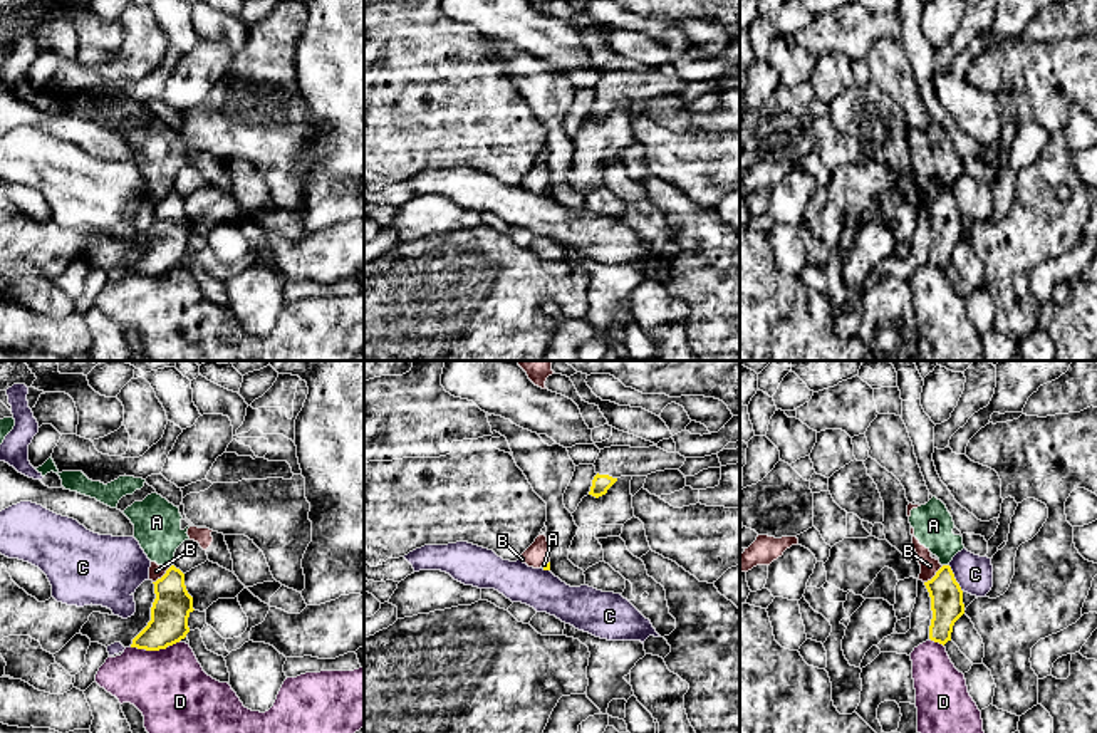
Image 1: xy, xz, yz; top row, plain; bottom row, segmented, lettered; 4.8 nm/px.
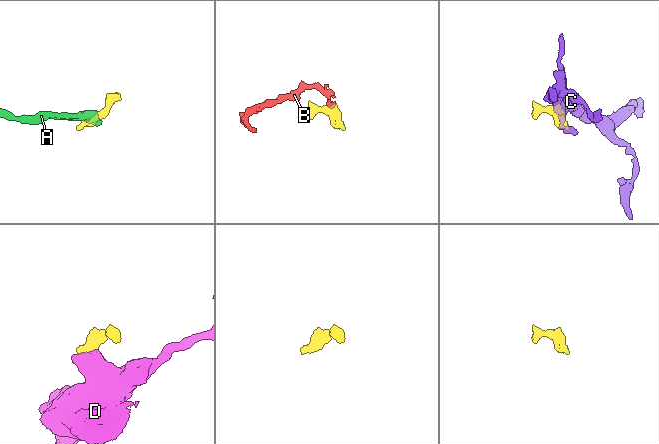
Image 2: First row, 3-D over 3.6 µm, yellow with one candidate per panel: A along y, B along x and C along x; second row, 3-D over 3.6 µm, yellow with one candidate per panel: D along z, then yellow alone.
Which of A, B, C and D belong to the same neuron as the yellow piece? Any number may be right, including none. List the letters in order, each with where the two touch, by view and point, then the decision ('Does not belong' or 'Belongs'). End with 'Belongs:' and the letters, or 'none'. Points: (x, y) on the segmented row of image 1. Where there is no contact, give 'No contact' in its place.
A: Touches yellow at yz (946, 566). Does not belong
B: Touches yellow at yz (935, 576). Does not belong
C: Touches yellow at yz (955, 579). Does not belong
D: Touches yellow at xy (150, 649). Does not belong
Belongs: none

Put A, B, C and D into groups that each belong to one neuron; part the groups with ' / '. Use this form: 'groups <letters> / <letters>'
groups A B / C / D

